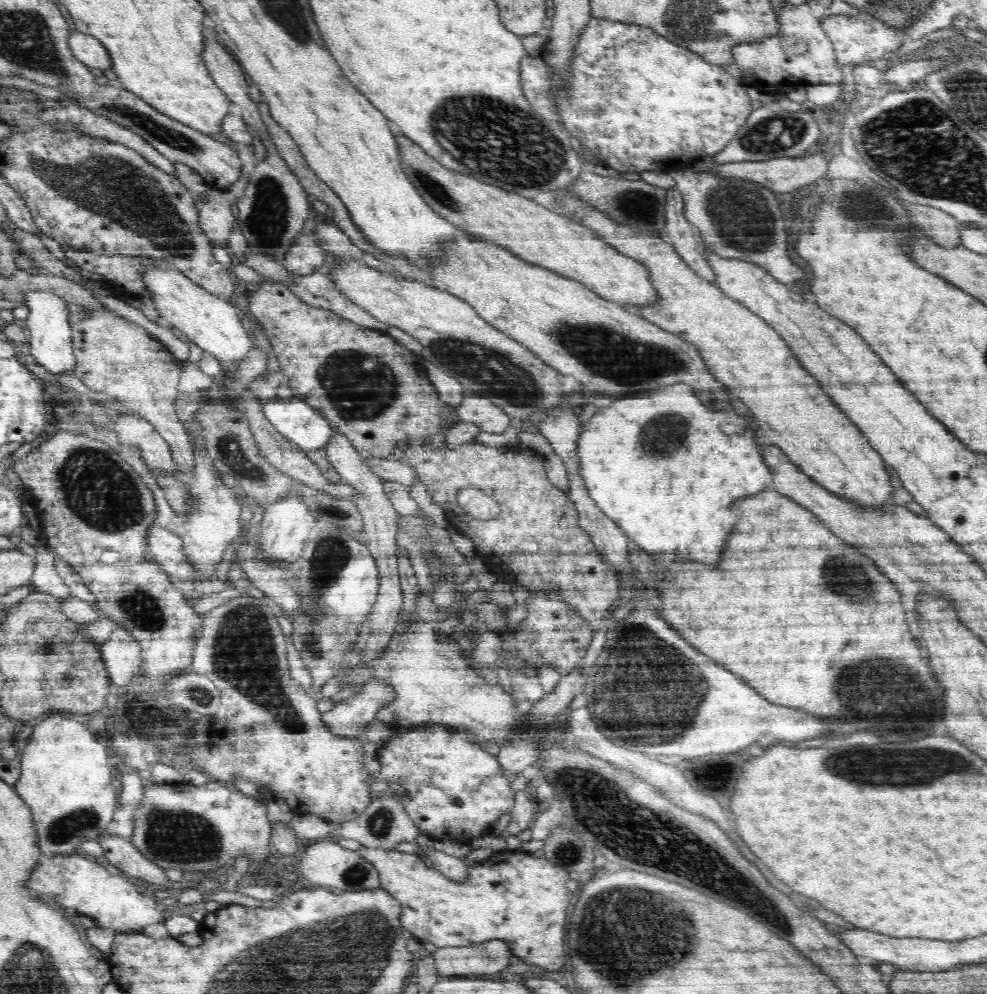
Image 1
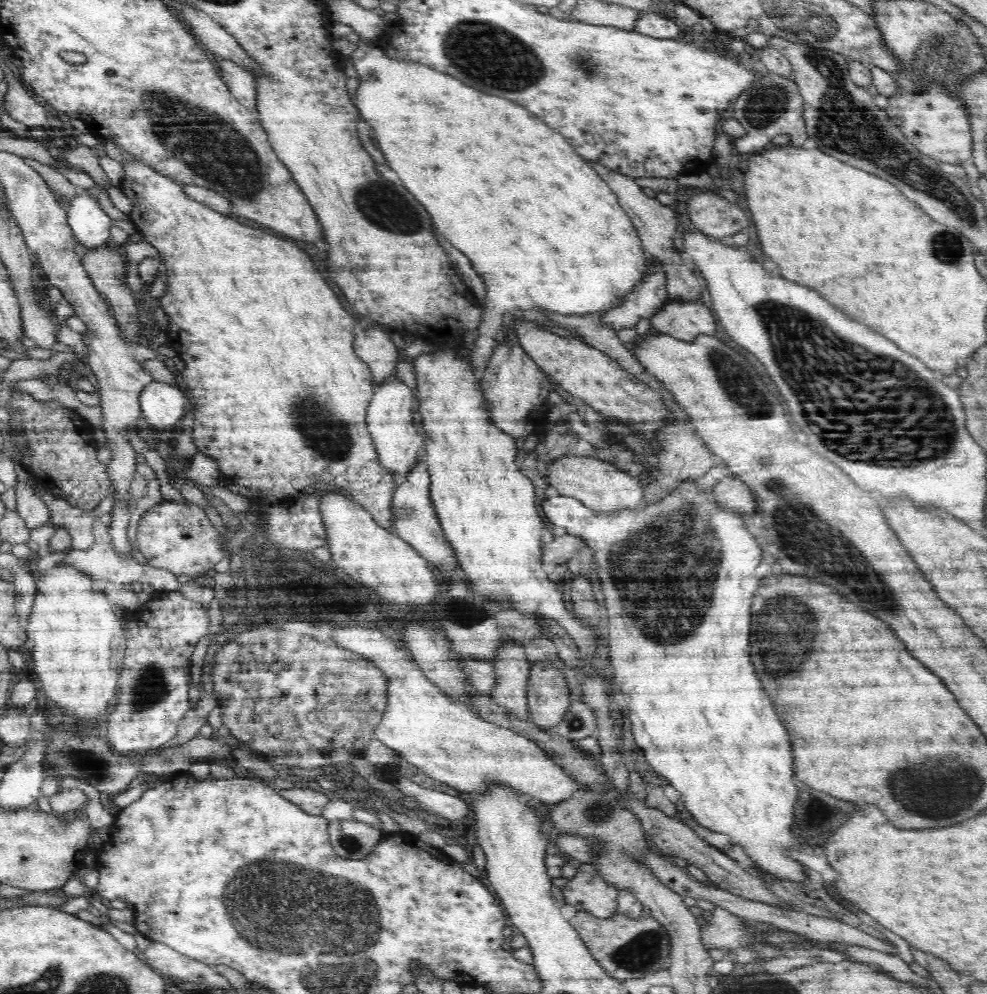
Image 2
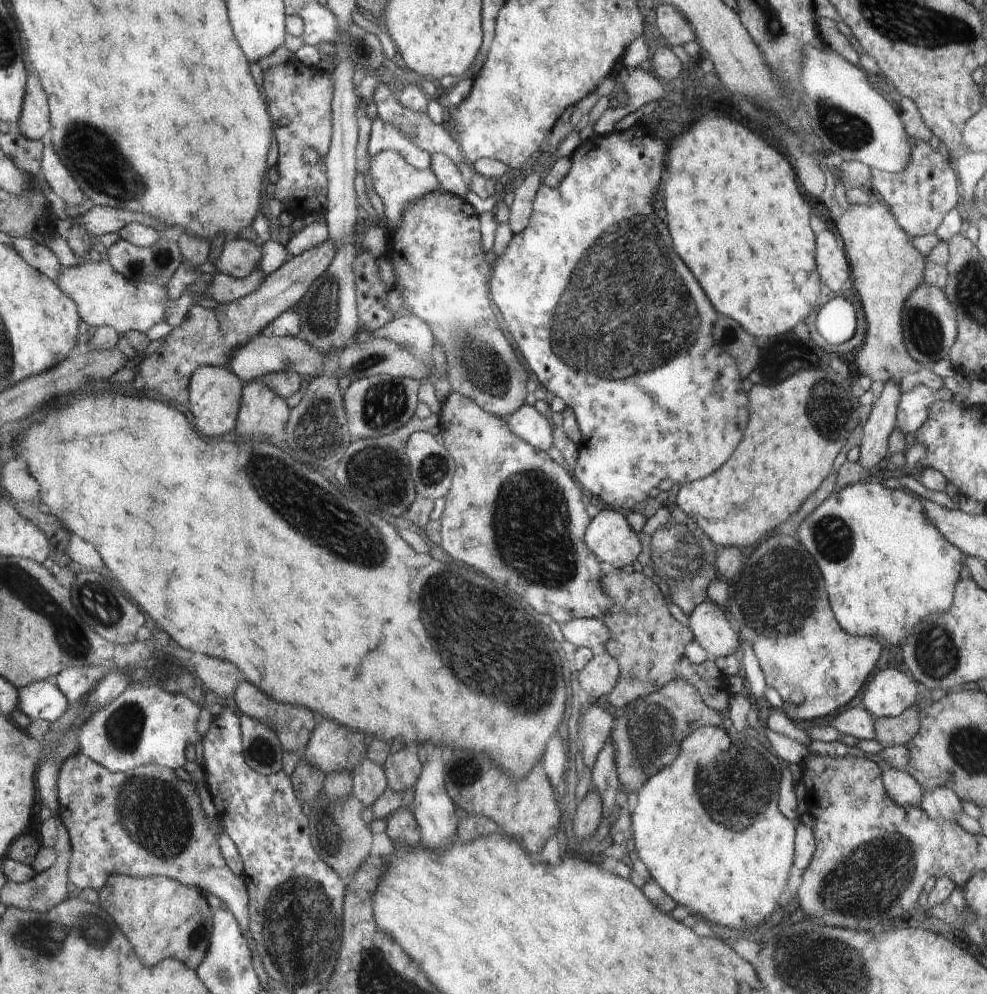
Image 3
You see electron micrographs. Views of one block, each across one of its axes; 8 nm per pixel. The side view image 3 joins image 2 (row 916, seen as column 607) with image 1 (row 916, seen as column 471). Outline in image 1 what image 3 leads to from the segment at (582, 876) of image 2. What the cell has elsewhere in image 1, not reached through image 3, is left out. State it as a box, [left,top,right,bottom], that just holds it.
[358,847,572,970]

